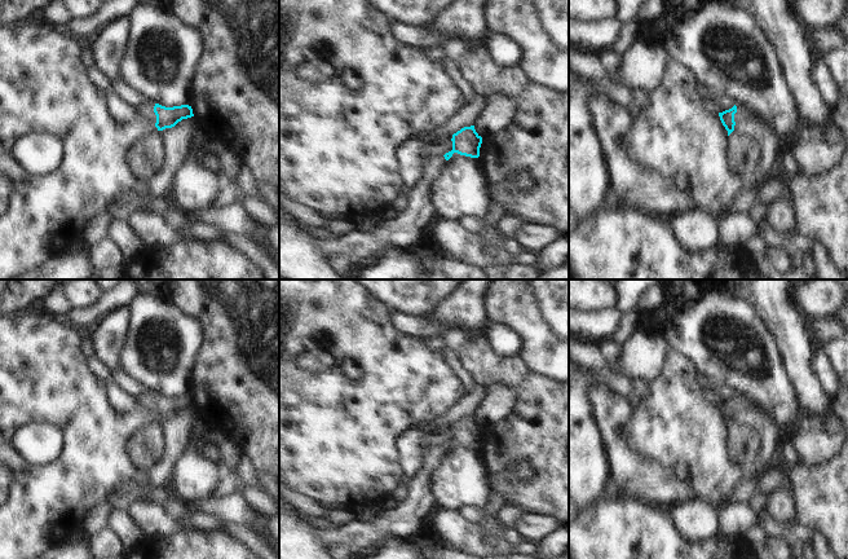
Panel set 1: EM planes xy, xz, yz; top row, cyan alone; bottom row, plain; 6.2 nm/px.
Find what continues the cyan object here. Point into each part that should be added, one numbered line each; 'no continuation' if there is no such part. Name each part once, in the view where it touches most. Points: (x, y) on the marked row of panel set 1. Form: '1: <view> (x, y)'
1: xy (146, 113)

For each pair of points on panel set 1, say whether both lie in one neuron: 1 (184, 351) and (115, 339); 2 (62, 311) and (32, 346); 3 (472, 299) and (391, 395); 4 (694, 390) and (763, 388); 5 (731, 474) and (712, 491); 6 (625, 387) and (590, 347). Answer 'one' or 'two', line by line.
1: two
2: two
3: two
4: two
5: one
6: one

